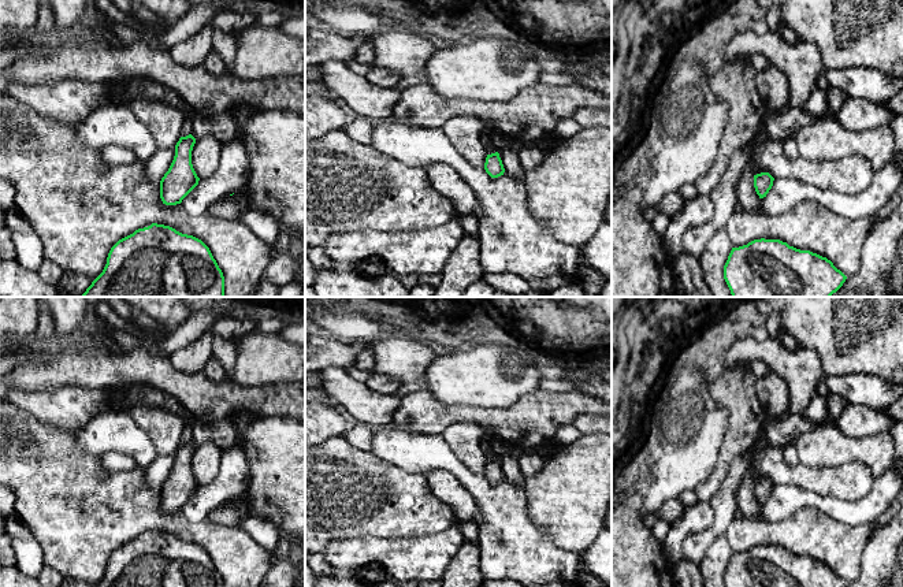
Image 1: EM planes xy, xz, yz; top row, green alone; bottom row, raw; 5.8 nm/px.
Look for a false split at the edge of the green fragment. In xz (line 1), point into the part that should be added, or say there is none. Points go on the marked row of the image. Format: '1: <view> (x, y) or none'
1: none

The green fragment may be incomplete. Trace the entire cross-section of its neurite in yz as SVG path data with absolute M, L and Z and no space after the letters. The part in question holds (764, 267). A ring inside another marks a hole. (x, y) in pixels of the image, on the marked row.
M761 238L732 248L724 279L732 297L830 297L847 276L826 257Z

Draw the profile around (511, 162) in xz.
M509 146L498 151L498 153L505 168L503 174L510 178L521 179L524 170L520 164L519 156Z

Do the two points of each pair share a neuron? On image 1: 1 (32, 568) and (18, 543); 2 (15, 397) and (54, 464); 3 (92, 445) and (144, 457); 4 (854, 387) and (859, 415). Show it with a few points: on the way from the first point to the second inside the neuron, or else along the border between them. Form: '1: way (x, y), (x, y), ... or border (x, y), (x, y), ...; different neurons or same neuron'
1: way (32, 563), (23, 549); same neuron
2: border (14, 402), (49, 426); different neurons
3: way (104, 442), (129, 442), (132, 445); same neuron
4: border (847, 402), (883, 411); different neurons

